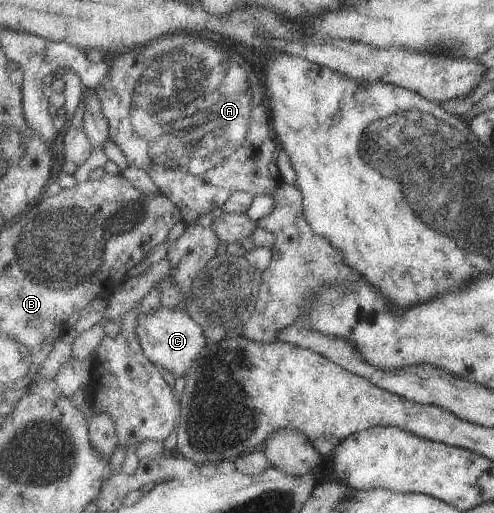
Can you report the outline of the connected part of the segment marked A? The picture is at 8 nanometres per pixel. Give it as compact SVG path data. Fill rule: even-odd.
M188 32L168 34L149 44L142 44L134 49L121 51L112 62L111 69L112 72L109 73L109 76L106 76L105 80L96 87L97 93L101 97L104 115L109 121L109 137L124 150L130 165L145 169L153 177L160 191L175 202L181 209L186 225L195 224L198 221L198 217L214 211L216 207L222 207L224 201L228 201L230 195L234 195L236 191L246 191L253 196L275 195L277 189L283 183L280 169L278 169L278 153L280 153L282 145L280 145L277 137L274 137L274 133L272 133L272 129L268 125L271 112L270 107L266 107L268 97L265 85L262 85L262 79L258 77L258 73L254 69L252 69L252 83L250 83L246 67L242 67L238 61L234 61L230 51L226 51L216 41L194 37L194 33L188 35Z

